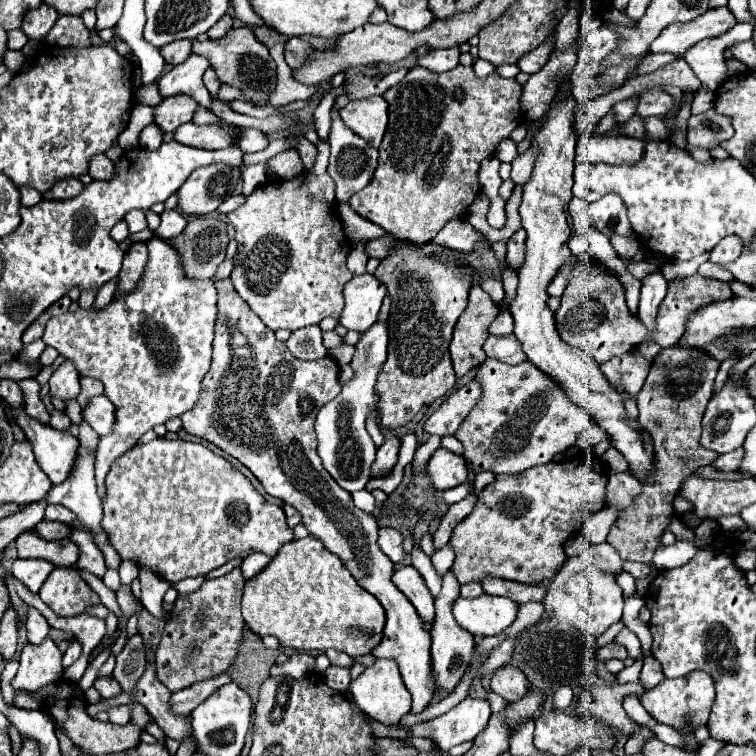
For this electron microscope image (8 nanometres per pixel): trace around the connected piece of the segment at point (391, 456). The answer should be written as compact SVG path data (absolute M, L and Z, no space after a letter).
M393 436L389 440L385 440L385 444L377 450L377 460L375 460L375 466L373 466L373 476L379 476L383 472L389 472L395 462L397 462L397 454L399 454L399 448L401 448L401 438Z

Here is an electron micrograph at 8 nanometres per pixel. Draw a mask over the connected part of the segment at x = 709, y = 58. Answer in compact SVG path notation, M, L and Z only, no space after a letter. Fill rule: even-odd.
M737 22L735 28L731 28L723 36L707 38L693 44L687 50L687 54L683 54L683 58L709 90L717 90L730 78L725 65L725 48L729 48L735 42L749 40L751 32L753 32L753 24ZM721 77L724 77L722 84Z

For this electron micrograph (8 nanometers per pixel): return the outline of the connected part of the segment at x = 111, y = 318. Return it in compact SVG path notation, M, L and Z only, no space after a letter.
M149 240L149 260L143 276L135 288L127 294L115 296L109 308L99 312L91 306L87 310L79 308L77 312L65 312L53 316L43 332L43 342L53 346L61 356L71 360L81 376L97 378L105 386L105 396L115 404L115 428L111 436L103 436L97 448L95 460L95 480L97 492L105 498L105 474L109 472L111 462L121 456L125 450L133 448L137 440L157 424L163 424L169 418L181 416L199 398L201 380L211 366L211 342L213 326L217 318L217 290L215 280L195 280L187 278L183 270L181 256L175 248L161 240Z

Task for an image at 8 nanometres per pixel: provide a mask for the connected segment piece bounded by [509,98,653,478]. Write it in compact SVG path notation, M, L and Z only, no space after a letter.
M567 98L559 108L549 108L543 116L541 128L535 134L533 144L541 150L539 160L535 162L535 170L525 184L523 204L519 206L521 226L527 232L525 242L525 262L519 268L519 286L517 296L509 306L509 312L515 318L515 336L527 354L527 360L533 362L539 370L547 372L553 380L559 382L561 388L567 390L577 404L591 410L599 426L611 434L611 444L629 460L629 470L643 478L651 472L653 462L653 448L649 436L639 428L637 420L629 420L625 408L615 396L615 390L609 386L607 378L599 370L599 364L583 352L581 348L569 346L561 340L557 326L555 326L555 312L547 306L549 294L547 286L561 270L561 266L571 258L571 250L567 246L571 238L571 228L567 220L567 206L573 198L573 162L575 162L575 146L577 138L573 134L573 104L575 100Z

